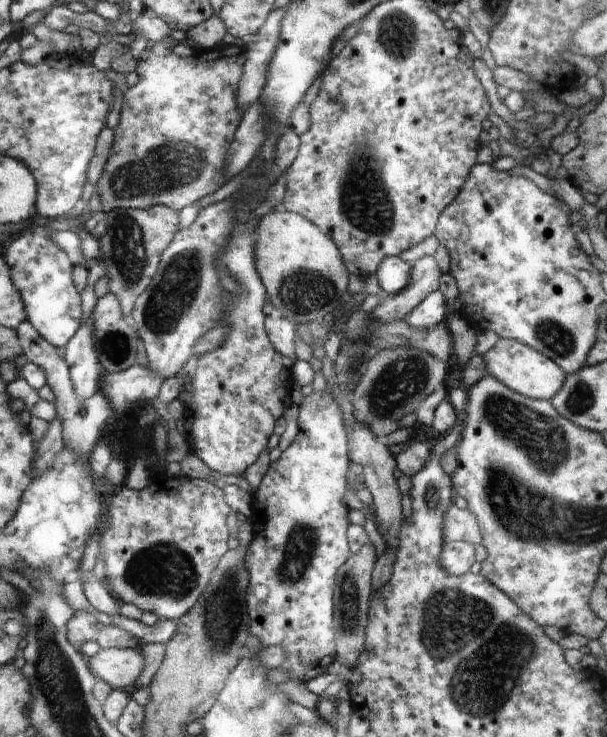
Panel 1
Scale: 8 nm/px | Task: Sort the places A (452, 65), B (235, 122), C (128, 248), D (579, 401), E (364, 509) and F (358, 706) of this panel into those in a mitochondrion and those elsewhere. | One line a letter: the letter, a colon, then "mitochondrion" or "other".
A: other
B: other
C: mitochondrion
D: mitochondrion
E: other
F: other

